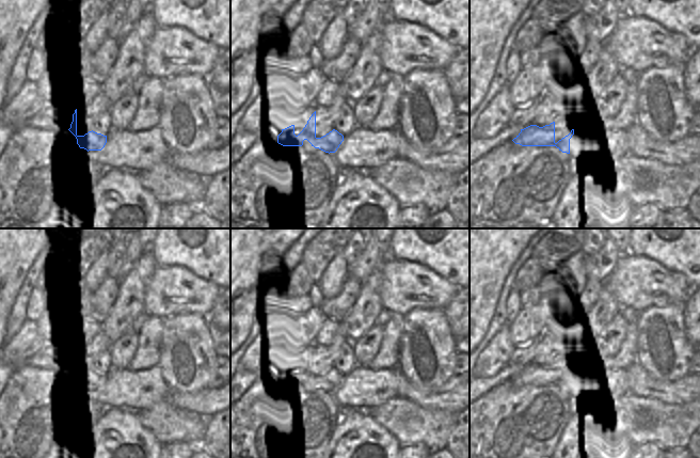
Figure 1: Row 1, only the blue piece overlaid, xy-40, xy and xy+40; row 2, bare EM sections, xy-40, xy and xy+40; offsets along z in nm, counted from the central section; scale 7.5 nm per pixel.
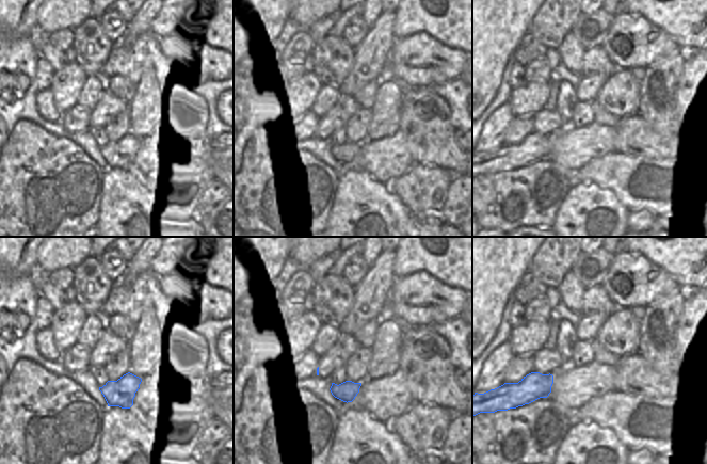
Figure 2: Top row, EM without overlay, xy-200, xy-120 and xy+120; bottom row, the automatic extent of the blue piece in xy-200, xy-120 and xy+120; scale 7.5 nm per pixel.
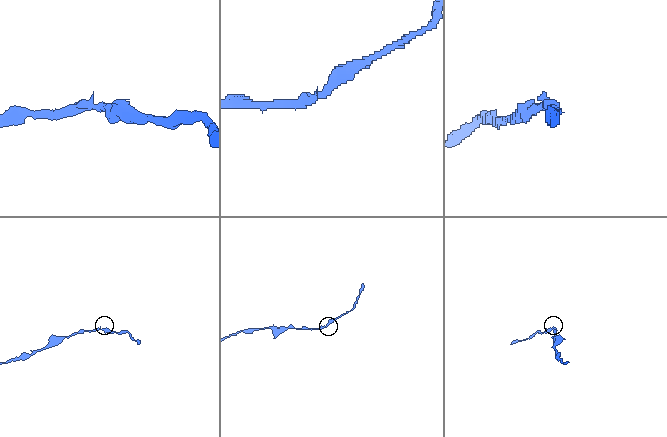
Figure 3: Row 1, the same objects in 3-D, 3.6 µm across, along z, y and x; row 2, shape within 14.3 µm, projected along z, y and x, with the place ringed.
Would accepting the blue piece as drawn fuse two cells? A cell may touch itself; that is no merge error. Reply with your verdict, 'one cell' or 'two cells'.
one cell

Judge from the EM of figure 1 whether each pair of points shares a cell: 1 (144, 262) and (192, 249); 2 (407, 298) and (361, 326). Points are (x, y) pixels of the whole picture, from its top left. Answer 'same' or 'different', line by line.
1: different
2: different

